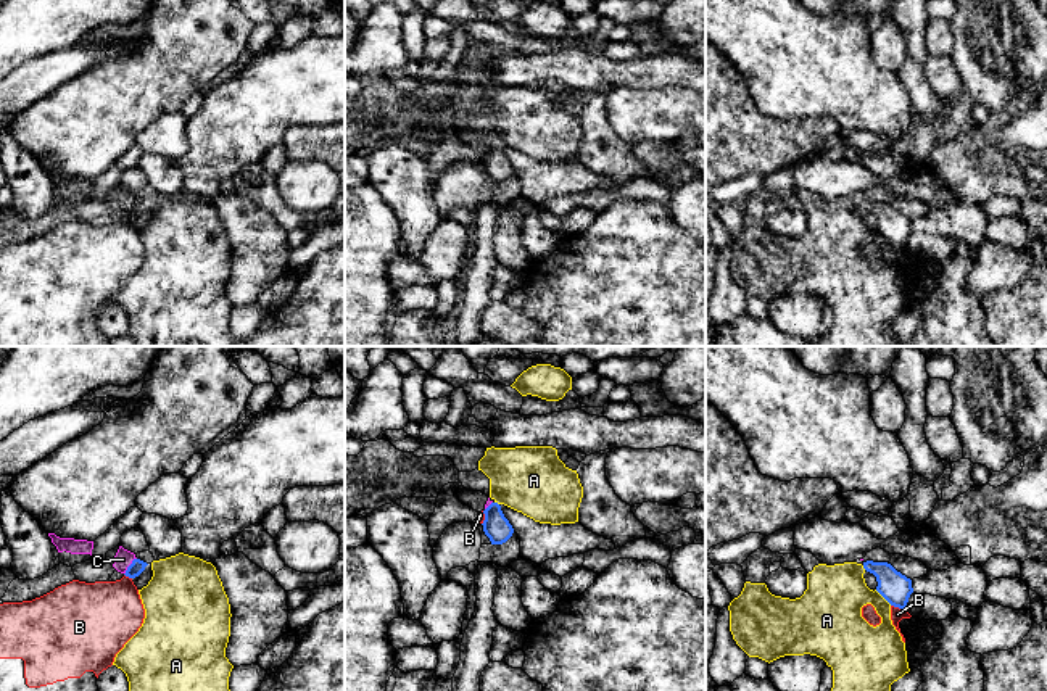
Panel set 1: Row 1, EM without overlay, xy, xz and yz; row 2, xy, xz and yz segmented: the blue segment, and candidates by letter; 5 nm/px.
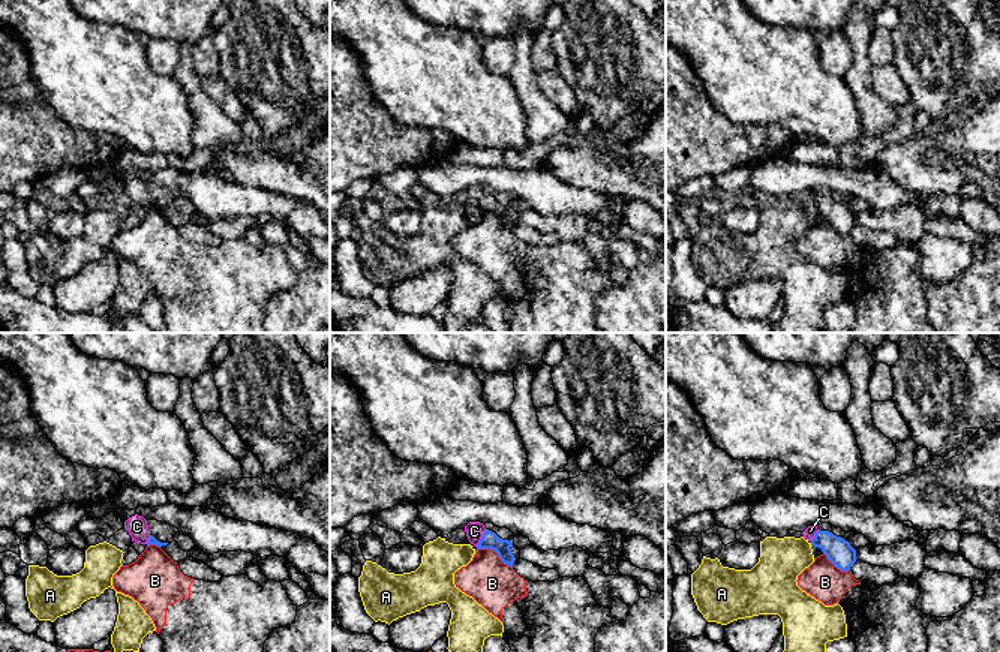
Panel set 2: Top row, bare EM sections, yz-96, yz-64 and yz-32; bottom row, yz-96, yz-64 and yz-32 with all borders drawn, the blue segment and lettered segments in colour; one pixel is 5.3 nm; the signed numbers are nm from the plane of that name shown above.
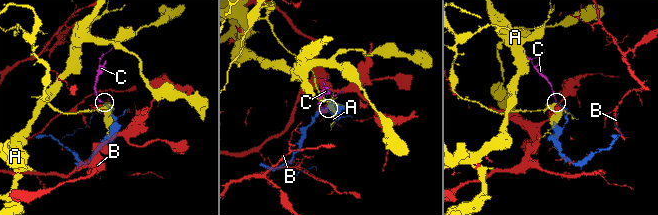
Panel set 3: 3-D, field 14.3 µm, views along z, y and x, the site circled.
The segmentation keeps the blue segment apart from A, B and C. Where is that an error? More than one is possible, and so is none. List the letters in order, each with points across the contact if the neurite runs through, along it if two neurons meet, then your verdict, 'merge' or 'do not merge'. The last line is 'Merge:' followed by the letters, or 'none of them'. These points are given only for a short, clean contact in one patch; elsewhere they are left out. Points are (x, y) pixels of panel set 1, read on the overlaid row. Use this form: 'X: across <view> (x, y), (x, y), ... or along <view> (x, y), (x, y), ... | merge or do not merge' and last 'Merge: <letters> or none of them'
A: do not merge
B: do not merge
C: across xy (137, 566), (129, 566), (123, 559) | merge
Merge: C

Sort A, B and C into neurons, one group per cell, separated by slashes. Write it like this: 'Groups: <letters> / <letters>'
Groups: A / B / C

